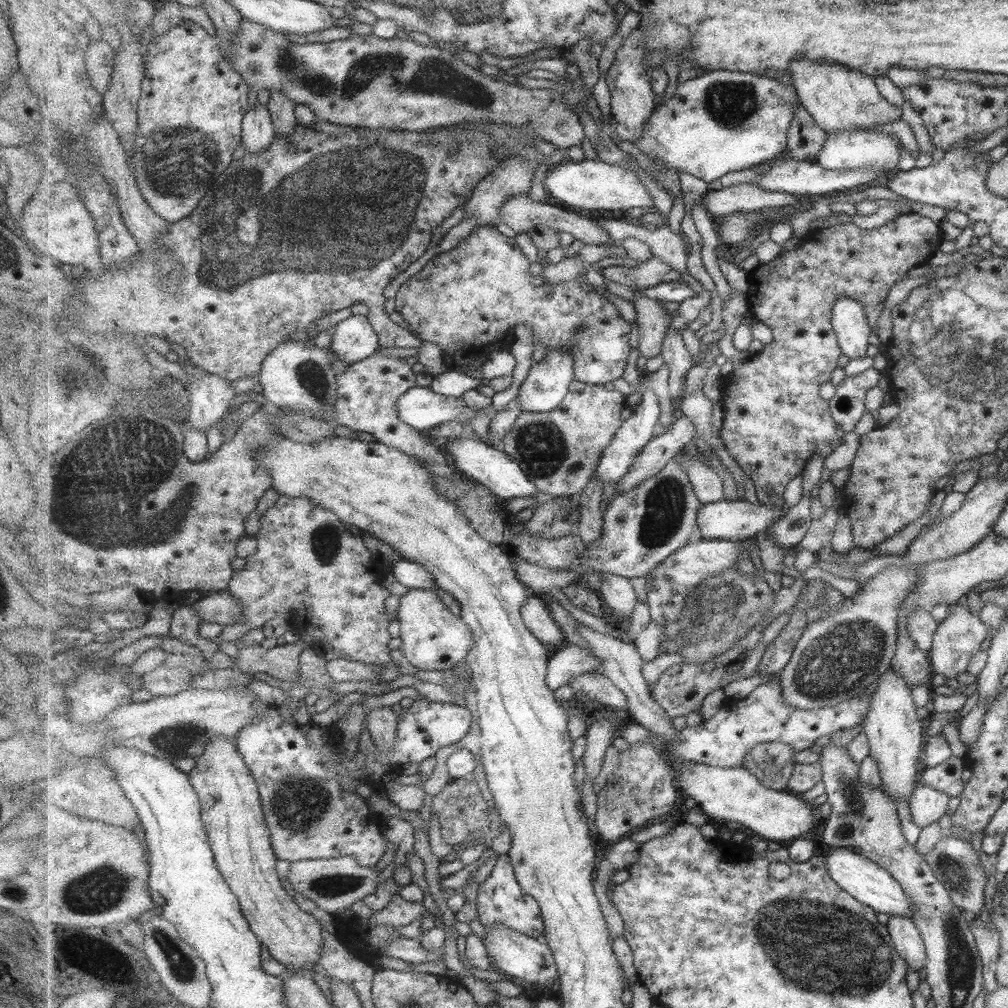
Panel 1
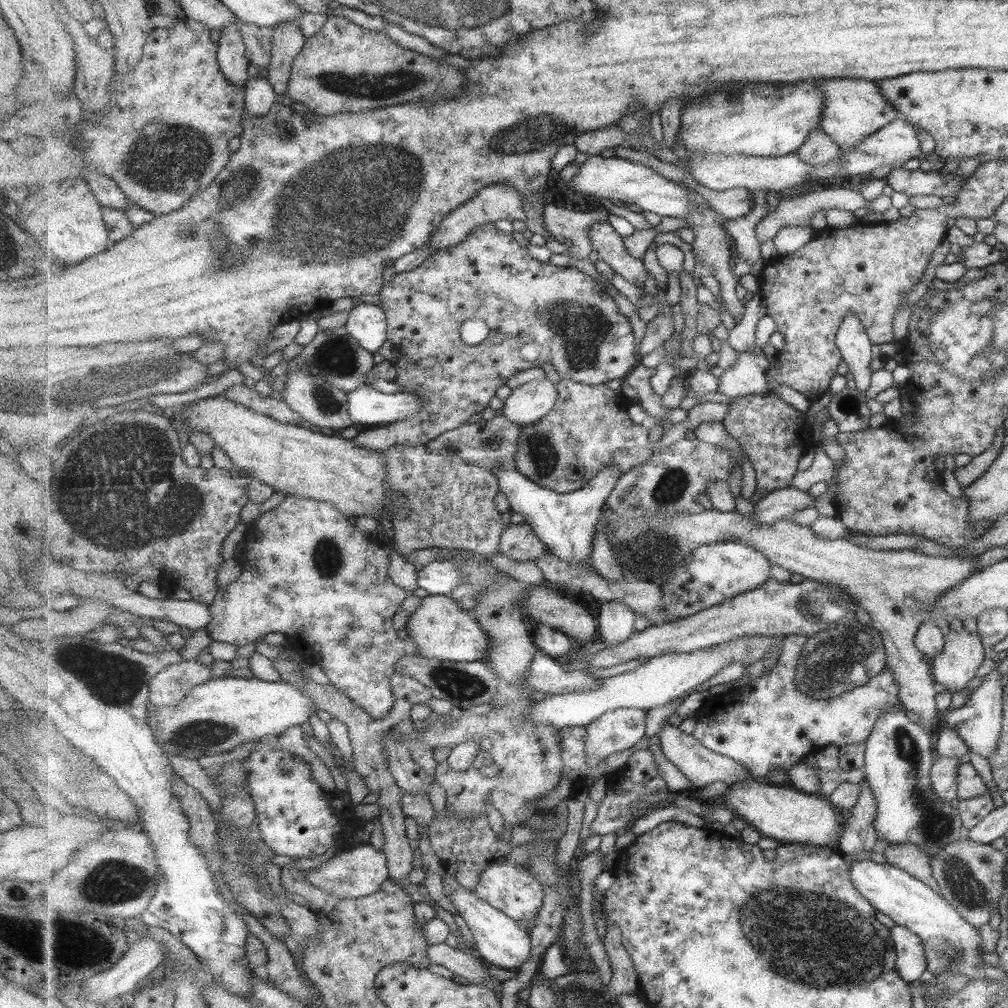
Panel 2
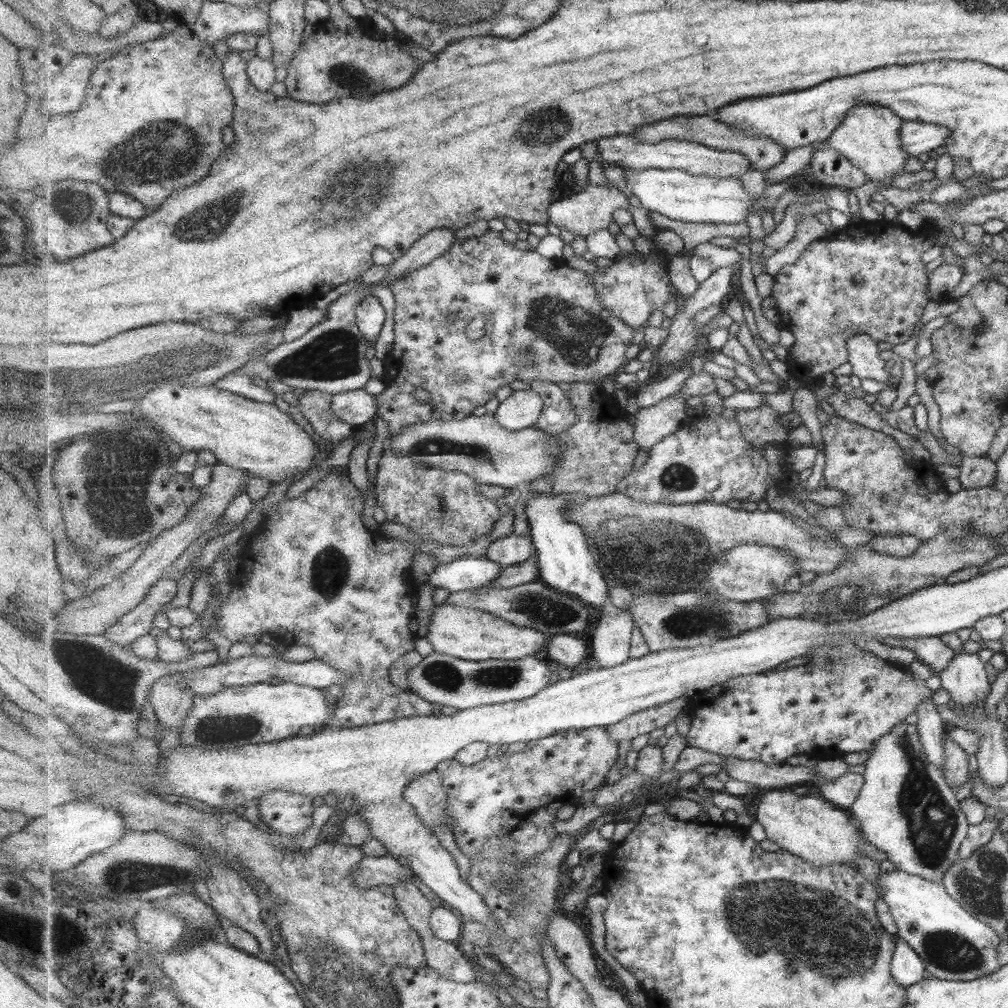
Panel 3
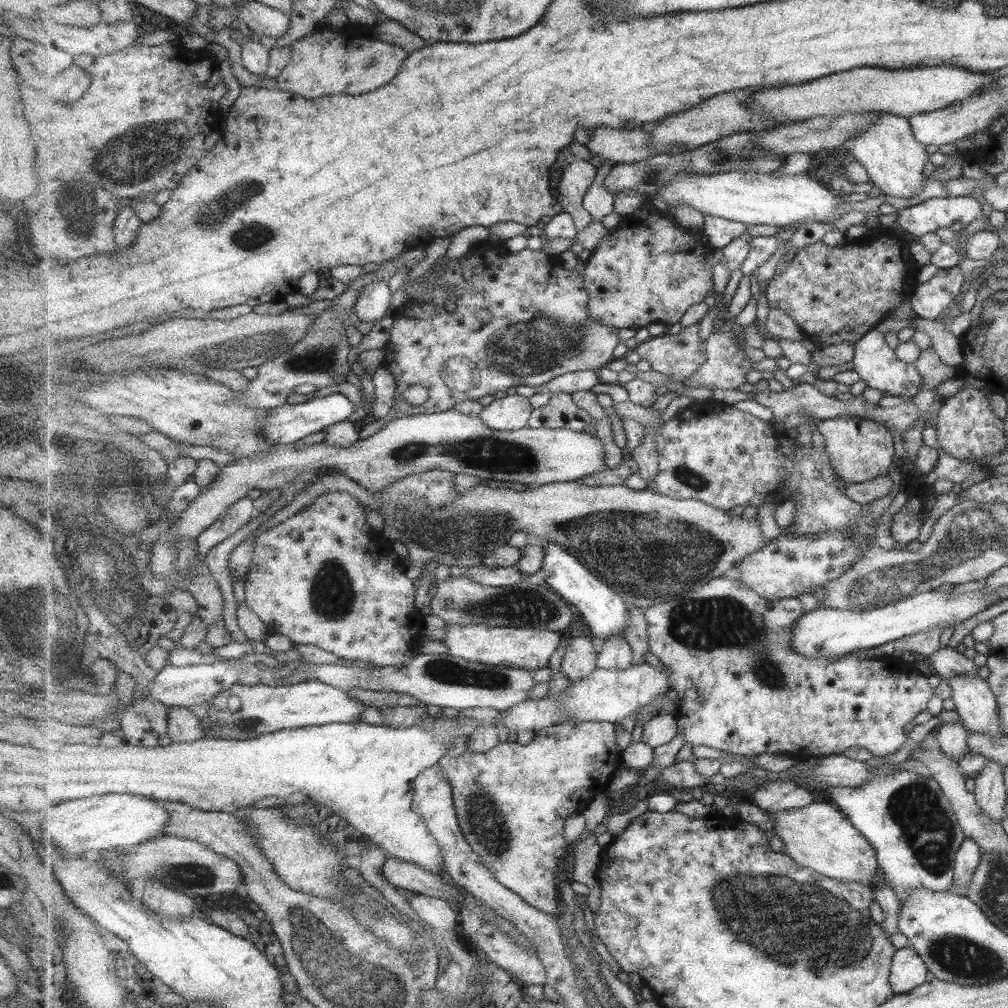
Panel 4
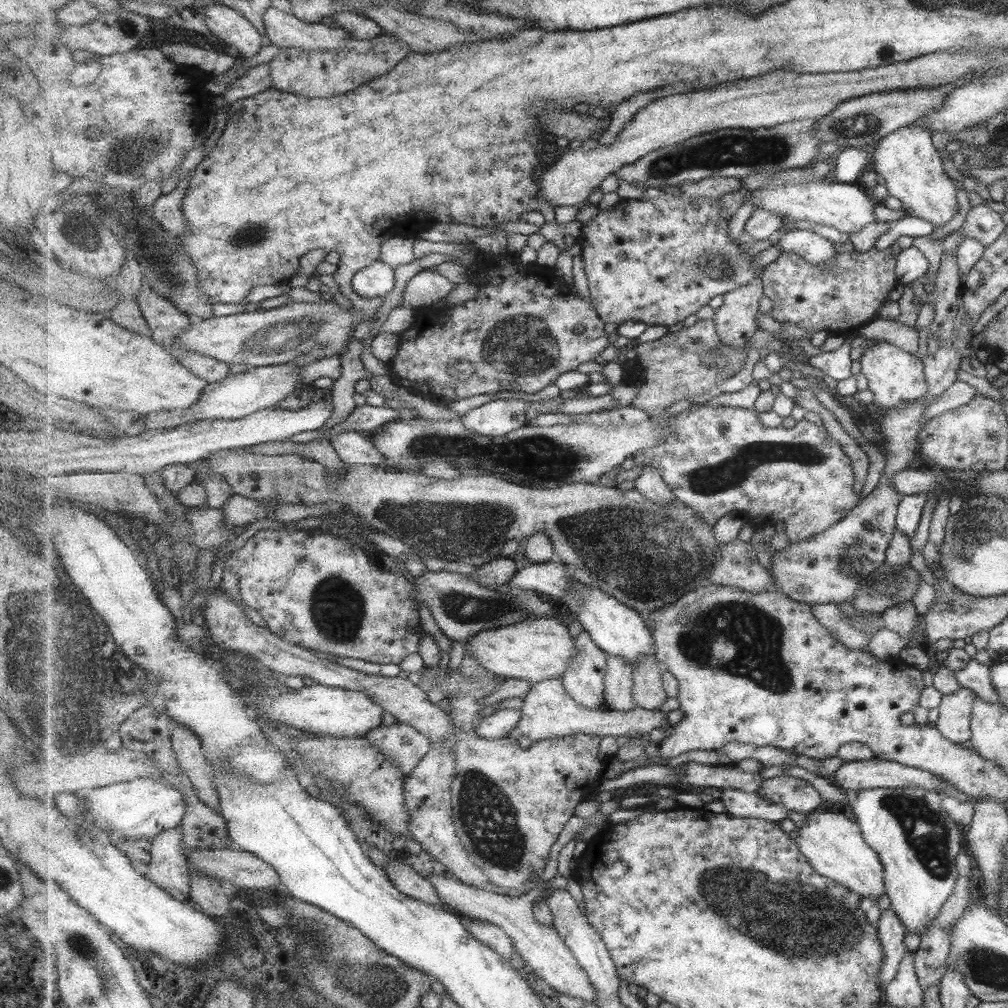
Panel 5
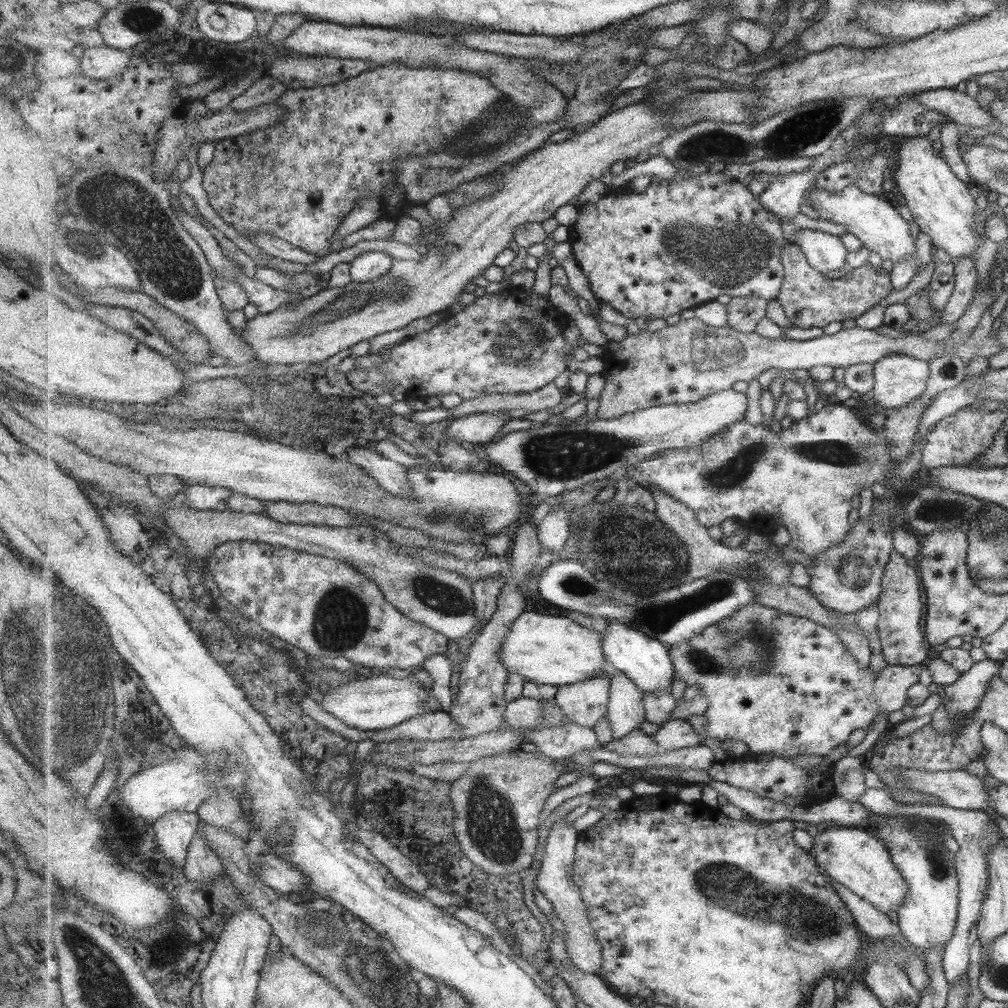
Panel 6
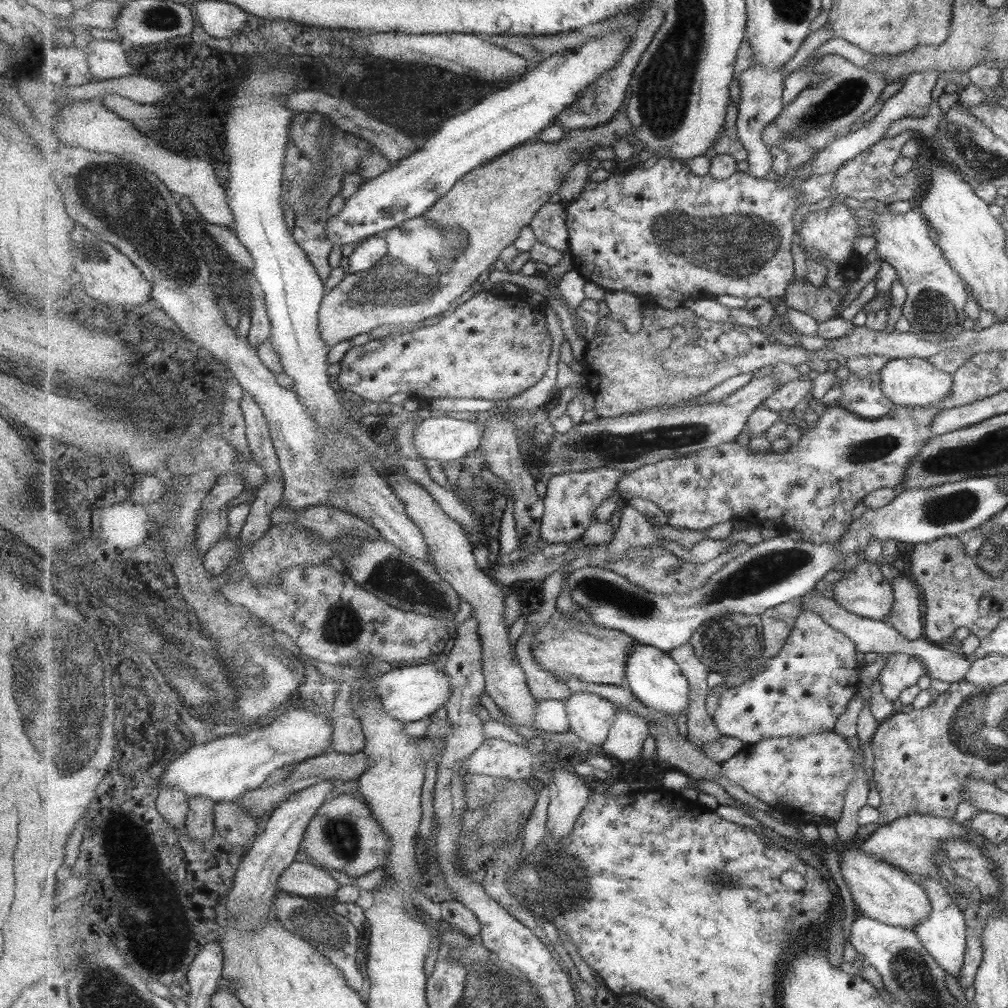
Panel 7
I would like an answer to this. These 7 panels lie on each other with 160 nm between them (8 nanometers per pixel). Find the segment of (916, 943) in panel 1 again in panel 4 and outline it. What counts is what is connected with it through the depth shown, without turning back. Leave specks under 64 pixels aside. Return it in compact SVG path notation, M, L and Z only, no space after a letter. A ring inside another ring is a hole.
M903 947L891 961L890 985L895 995L909 992L925 982L927 969L911 947Z

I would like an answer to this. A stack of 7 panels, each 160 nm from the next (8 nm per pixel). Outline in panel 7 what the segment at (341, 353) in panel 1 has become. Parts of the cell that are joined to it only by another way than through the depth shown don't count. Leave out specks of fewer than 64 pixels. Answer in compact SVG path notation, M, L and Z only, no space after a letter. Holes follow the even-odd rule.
M387 234L375 235L363 241L349 256L349 274L373 268L390 251L391 241Z

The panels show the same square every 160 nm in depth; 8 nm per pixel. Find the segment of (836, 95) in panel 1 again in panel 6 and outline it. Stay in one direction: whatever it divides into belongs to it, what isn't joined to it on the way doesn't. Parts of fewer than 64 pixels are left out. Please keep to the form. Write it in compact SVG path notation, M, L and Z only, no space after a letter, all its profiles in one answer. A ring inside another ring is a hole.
M925 137L905 138L897 144L895 150L895 165L893 169L894 192L905 200L905 205L911 213L913 222L918 229L929 236L932 244L942 248L951 259L971 257L978 245L975 220L971 212L975 210L973 198L967 194L963 182L959 182L947 168L947 164L933 152L931 142Z

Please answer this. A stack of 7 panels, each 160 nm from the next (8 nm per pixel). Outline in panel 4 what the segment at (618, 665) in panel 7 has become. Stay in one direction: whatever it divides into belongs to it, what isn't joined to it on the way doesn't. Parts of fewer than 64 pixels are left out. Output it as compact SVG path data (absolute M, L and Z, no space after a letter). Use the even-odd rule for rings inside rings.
M449 624L445 626L445 632L443 643L453 657L486 665L523 667L532 671L549 668L551 657L565 638L565 634L557 630L519 629L489 626L489 624L473 624L473 626Z

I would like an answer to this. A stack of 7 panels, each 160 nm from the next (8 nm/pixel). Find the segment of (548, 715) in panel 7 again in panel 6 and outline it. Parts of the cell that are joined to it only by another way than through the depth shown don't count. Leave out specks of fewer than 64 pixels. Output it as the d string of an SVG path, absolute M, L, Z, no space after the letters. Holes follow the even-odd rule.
M520 696L509 702L505 717L509 729L538 728L544 723L544 701Z

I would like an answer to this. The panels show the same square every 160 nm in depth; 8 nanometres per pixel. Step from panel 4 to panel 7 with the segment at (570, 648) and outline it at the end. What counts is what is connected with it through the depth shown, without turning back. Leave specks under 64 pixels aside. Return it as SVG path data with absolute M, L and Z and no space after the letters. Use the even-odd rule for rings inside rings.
M593 692L572 694L566 700L570 730L580 740L601 747L615 722L616 707L607 697Z

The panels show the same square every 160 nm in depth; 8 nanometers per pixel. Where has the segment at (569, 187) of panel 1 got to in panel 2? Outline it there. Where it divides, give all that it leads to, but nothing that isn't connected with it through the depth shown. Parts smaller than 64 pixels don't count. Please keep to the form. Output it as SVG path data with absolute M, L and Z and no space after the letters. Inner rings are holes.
M600 154L595 156L589 156L588 159L581 165L578 166L578 172L571 182L567 182L570 188L575 192L579 192L583 196L593 196L598 198L604 198L613 203L618 200L622 201L623 204L632 204L639 206L643 211L651 212L659 215L660 217L679 217L686 219L691 210L711 210L715 212L715 209L711 209L707 205L707 199L703 199L703 195L697 194L683 184L673 182L661 176L653 170L653 168L647 168L647 166L634 164L628 159L620 157L605 158Z

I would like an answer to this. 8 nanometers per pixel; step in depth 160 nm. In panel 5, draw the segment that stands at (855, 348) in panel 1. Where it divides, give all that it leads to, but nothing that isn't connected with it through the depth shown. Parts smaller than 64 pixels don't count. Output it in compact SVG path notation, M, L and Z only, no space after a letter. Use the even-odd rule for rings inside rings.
M876 340L873 346L865 348L856 359L860 364L860 374L867 380L869 392L873 394L873 402L880 408L891 408L905 401L918 400L928 389L923 377L921 361L915 355L905 353L893 344Z

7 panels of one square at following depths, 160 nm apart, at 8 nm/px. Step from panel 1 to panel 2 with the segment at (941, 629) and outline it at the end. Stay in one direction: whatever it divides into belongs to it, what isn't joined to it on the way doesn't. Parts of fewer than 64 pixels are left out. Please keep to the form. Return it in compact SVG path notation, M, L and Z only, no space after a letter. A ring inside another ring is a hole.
M969 630L948 631L942 637L944 640L942 649L931 659L931 666L935 683L941 684L947 692L952 694L967 689L967 684L975 677L976 668L984 659L983 648L981 648L979 635Z

